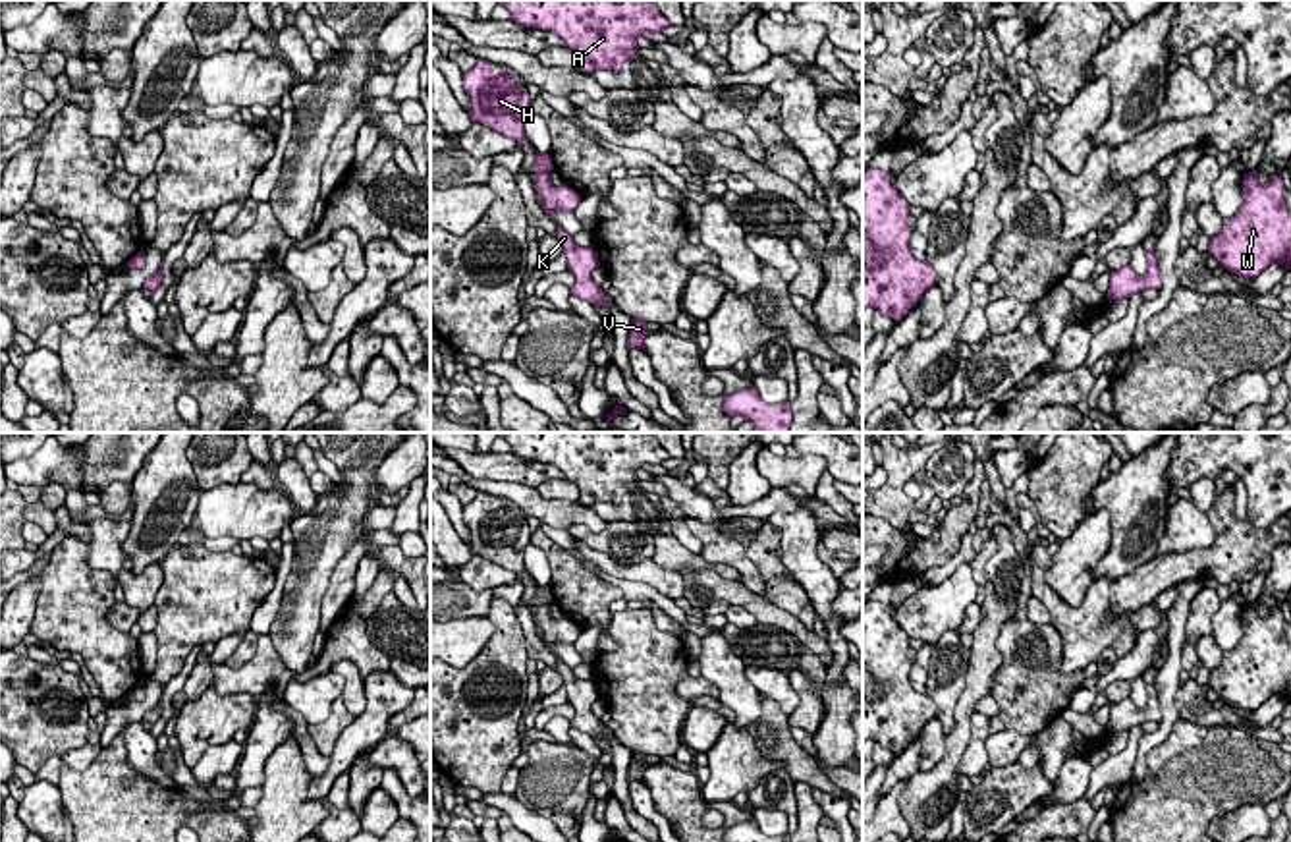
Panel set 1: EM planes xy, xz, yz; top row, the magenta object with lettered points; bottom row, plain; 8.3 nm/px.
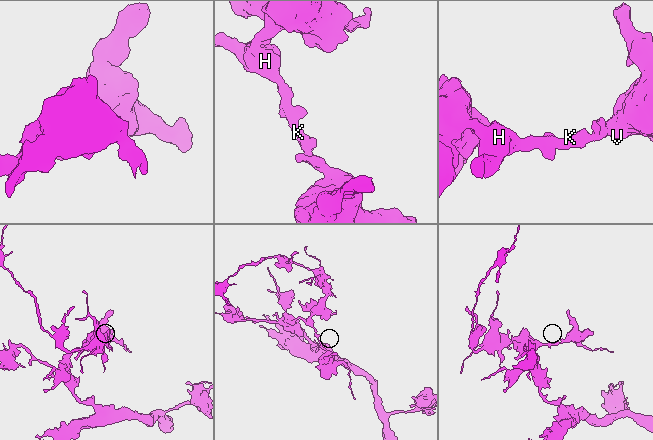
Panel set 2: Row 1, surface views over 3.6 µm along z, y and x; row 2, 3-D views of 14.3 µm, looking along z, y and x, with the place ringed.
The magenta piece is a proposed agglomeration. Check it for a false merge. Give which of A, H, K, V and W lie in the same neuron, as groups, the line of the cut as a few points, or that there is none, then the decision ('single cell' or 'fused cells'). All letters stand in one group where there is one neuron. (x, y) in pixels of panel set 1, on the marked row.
A H K V W | no cut | single cell

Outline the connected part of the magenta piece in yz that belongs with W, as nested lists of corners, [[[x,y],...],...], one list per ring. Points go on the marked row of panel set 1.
[[[1256,170],[1243,174],[1243,205],[1223,218],[1218,236],[1210,238],[1208,253],[1225,268],[1256,278],[1270,265],[1291,270],[1291,212],[1283,201],[1281,176],[1260,183]]]

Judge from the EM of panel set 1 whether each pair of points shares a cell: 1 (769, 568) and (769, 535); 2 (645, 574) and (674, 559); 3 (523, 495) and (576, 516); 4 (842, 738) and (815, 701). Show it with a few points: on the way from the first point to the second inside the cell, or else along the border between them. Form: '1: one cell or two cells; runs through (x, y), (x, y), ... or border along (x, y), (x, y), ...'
1: one cell; runs through (767, 561), (767, 543)
2: two cells; border along (651, 559), (680, 574)
3: one cell; runs through (537, 506), (562, 514)
4: two cells; border along (821, 690), (824, 717), (813, 736)

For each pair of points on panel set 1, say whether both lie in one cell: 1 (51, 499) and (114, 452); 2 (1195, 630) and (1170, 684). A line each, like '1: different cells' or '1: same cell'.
1: different cells
2: different cells

